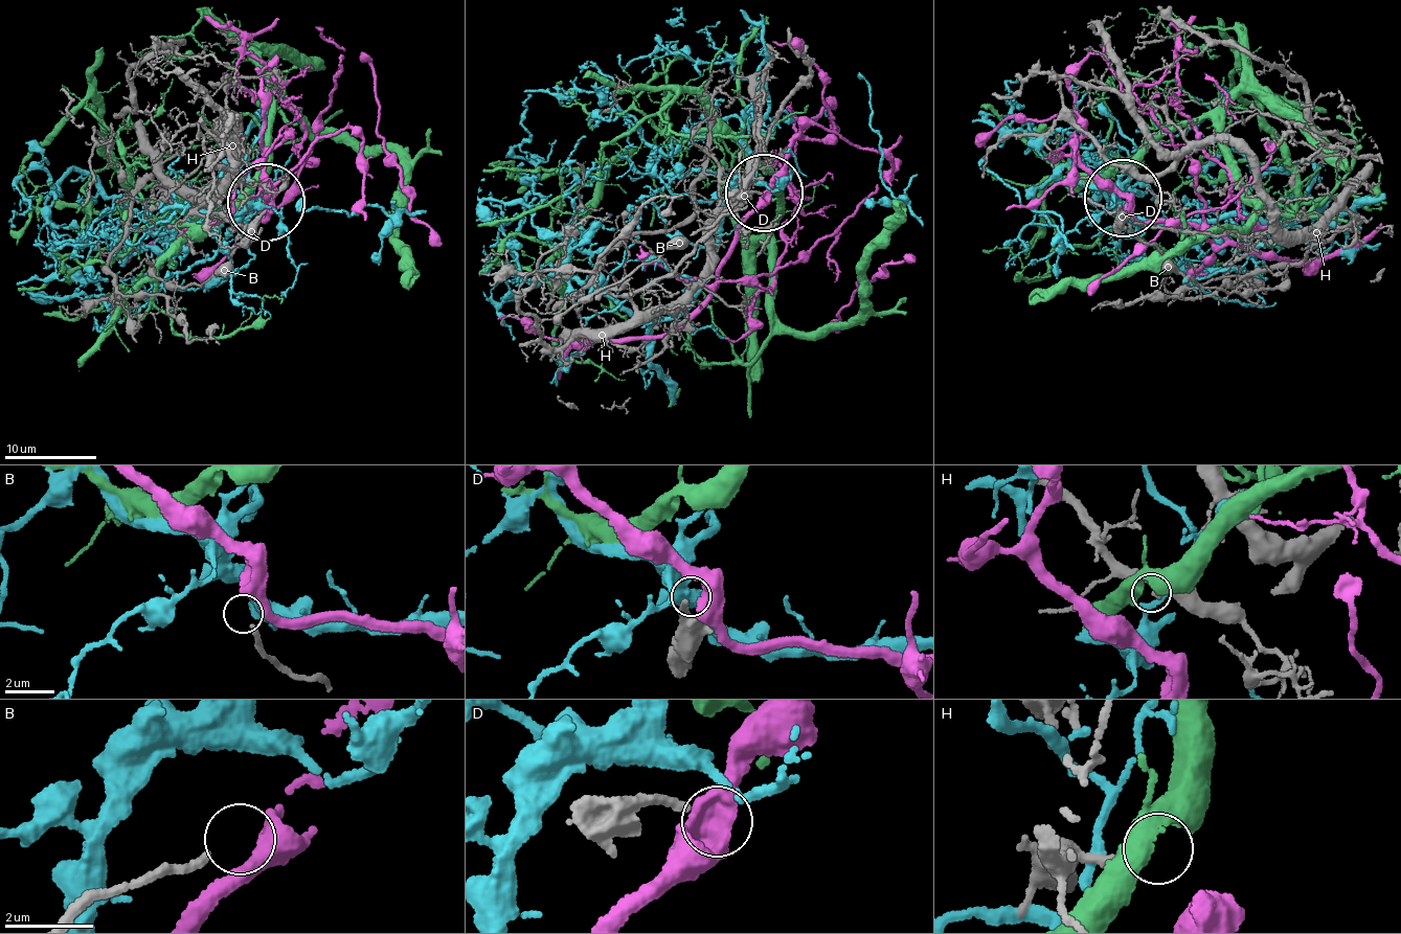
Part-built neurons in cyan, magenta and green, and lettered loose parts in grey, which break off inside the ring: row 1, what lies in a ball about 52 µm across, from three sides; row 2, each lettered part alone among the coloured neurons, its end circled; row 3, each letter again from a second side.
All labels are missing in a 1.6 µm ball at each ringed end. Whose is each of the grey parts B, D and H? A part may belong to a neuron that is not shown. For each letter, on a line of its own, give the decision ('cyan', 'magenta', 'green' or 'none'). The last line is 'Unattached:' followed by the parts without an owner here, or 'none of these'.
B: none
D: none
H: none
Unattached: B, D, H

